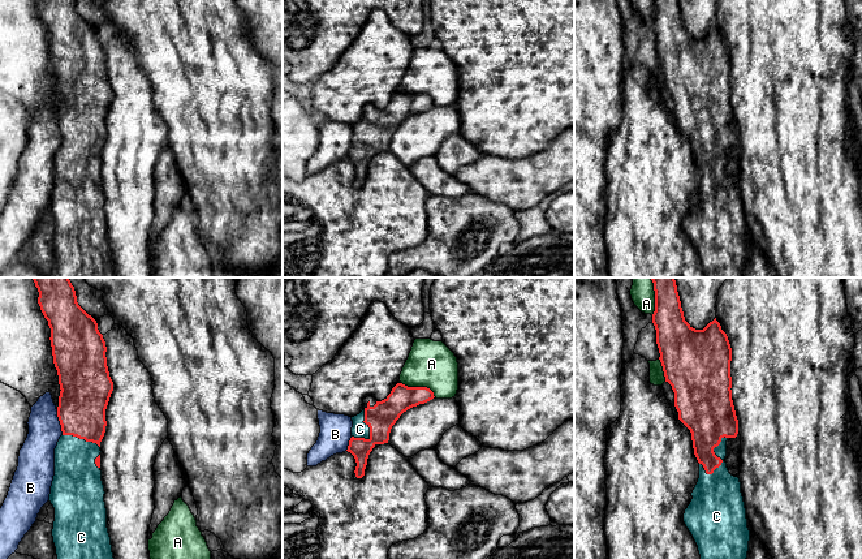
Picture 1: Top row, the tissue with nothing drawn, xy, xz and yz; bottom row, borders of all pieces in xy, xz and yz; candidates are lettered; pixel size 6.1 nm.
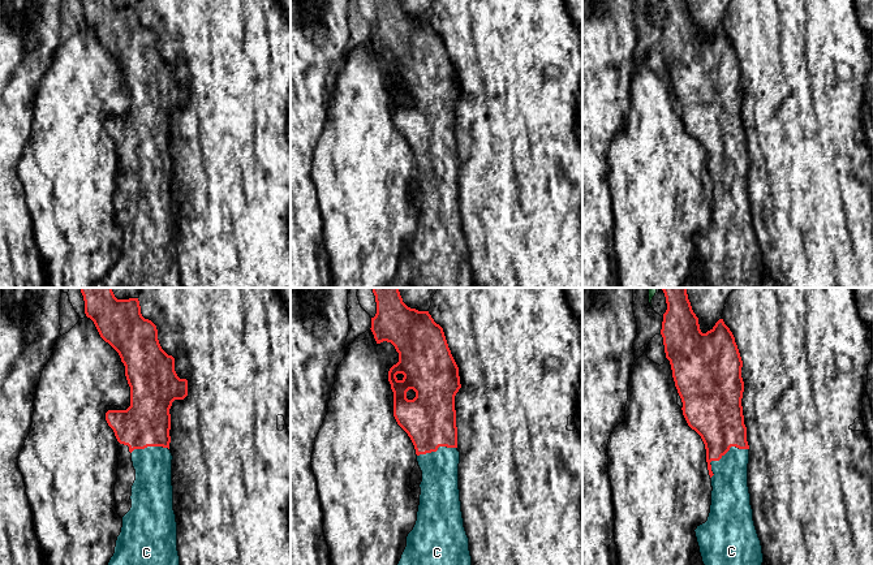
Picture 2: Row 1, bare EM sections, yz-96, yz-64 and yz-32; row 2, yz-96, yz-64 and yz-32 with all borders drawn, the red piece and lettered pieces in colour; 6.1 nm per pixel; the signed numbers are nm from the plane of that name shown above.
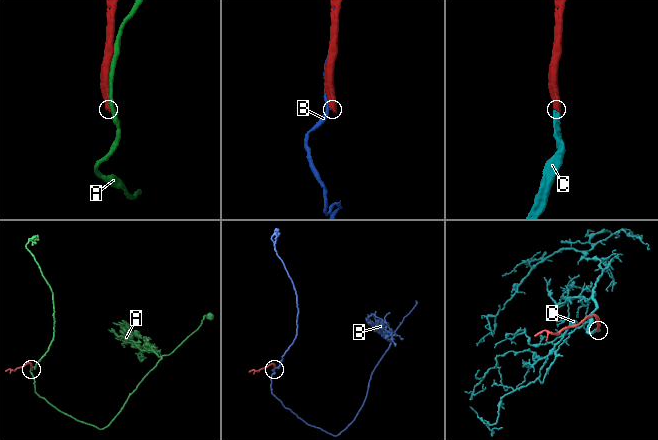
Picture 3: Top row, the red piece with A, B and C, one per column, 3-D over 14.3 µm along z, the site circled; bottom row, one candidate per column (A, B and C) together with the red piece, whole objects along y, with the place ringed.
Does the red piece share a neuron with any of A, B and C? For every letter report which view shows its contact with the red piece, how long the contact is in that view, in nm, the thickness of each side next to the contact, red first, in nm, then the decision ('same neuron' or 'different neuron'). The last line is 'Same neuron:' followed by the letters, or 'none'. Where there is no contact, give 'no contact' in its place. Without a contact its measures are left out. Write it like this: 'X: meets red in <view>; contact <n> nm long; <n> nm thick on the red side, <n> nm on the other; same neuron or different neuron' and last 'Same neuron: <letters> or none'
A: meets red in xz; contact 240 nm long; 160 nm thick on the red side, 280 nm on the other; different neuron
B: meets red in xy; contact 170 nm long; 300 nm thick on the red side, 220 nm on the other; different neuron
C: meets red in yz; contact 260 nm long; 300 nm thick on the red side, 300 nm on the other; same neuron
Same neuron: C

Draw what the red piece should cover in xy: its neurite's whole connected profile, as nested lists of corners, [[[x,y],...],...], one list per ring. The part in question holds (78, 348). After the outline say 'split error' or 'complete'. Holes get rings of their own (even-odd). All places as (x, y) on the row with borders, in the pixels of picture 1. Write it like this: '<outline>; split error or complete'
[[[31,278],[38,288],[38,304],[51,328],[53,364],[59,375],[60,396],[57,417],[63,435],[55,448],[55,476],[49,502],[55,508],[52,529],[57,559],[115,559],[107,528],[104,485],[100,470],[100,442],[105,433],[105,409],[113,391],[113,382],[107,366],[107,347],[98,330],[96,321],[77,302],[74,287],[69,278]]]; split error

